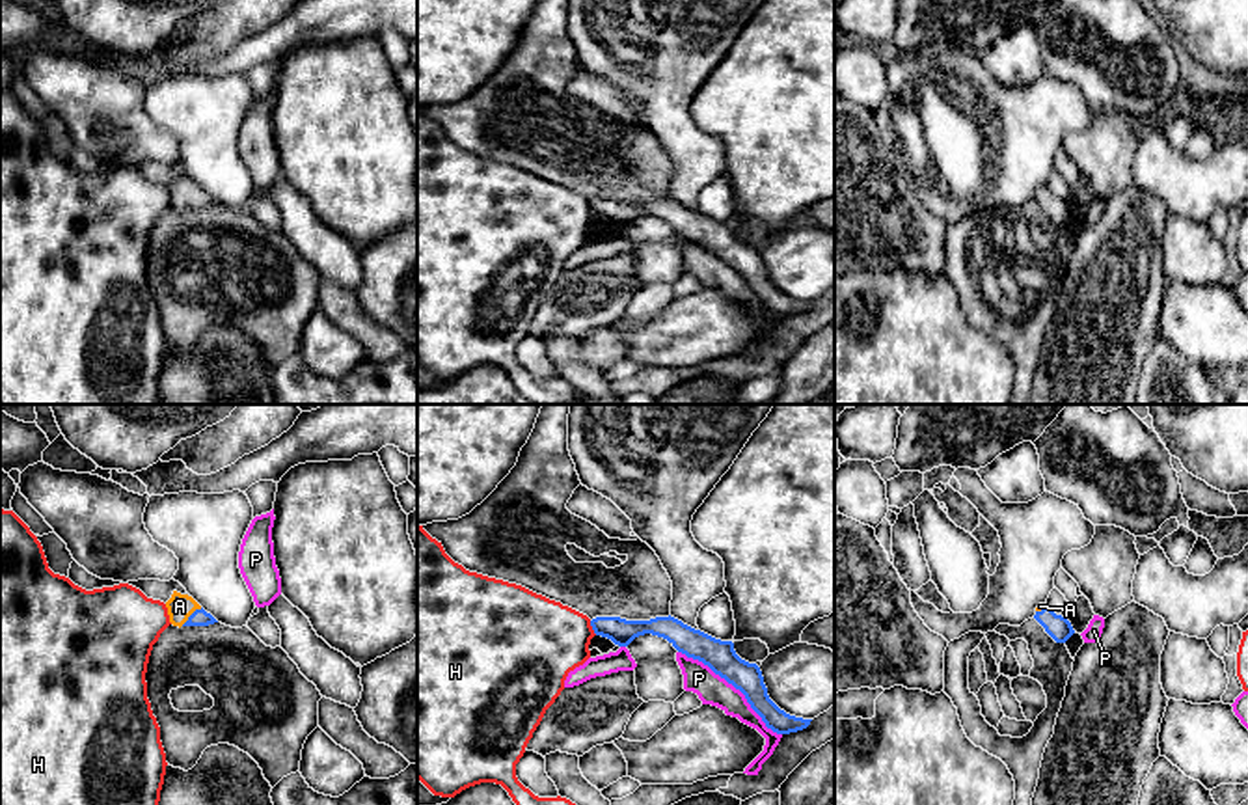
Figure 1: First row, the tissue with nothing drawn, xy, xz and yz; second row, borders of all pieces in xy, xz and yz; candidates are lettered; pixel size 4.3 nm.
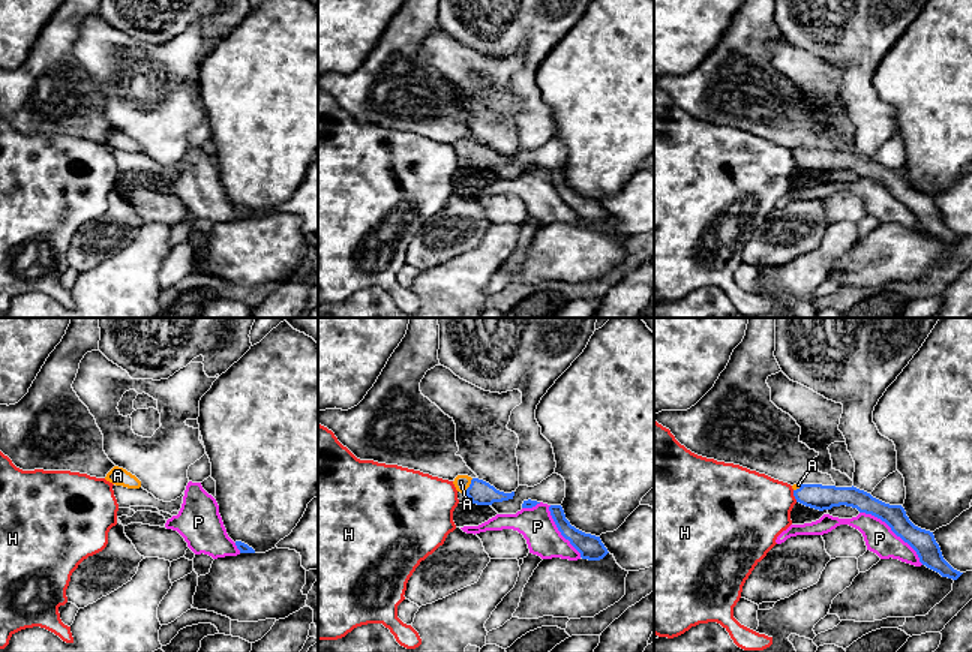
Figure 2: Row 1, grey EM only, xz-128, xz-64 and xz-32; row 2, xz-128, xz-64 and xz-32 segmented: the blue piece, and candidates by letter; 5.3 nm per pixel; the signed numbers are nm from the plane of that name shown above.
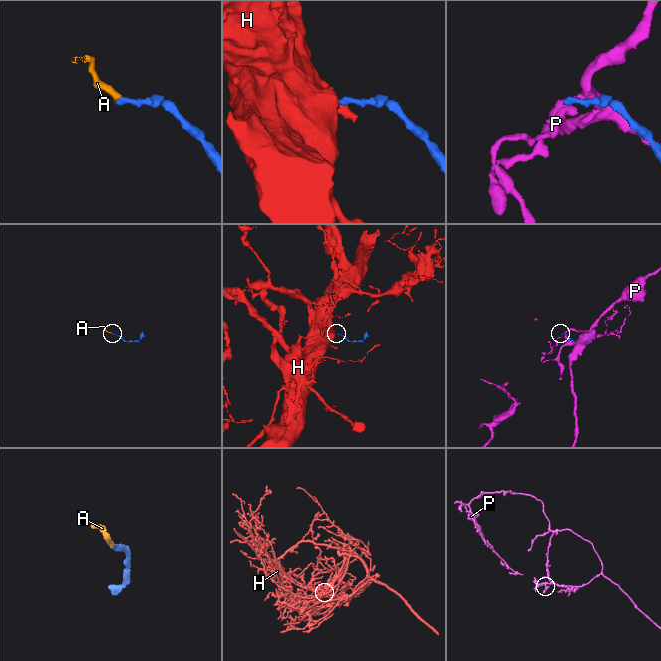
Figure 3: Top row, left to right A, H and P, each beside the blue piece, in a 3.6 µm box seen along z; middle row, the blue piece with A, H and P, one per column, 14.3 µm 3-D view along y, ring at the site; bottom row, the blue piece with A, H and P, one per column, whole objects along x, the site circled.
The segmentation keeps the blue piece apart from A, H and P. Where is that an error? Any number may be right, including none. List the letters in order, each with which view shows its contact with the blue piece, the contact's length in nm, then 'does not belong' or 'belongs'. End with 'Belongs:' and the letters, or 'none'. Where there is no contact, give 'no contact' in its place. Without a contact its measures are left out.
A: meets blue in xy; contact 120 nm long; belongs
H: meets blue in xz; contact 70 nm long; does not belong
P: meets blue in xz; contact 600 nm long; does not belong
Belongs: A

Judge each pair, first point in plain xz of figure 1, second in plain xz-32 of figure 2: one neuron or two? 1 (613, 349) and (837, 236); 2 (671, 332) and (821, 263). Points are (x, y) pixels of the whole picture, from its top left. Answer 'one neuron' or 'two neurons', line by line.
1: one neuron
2: two neurons

